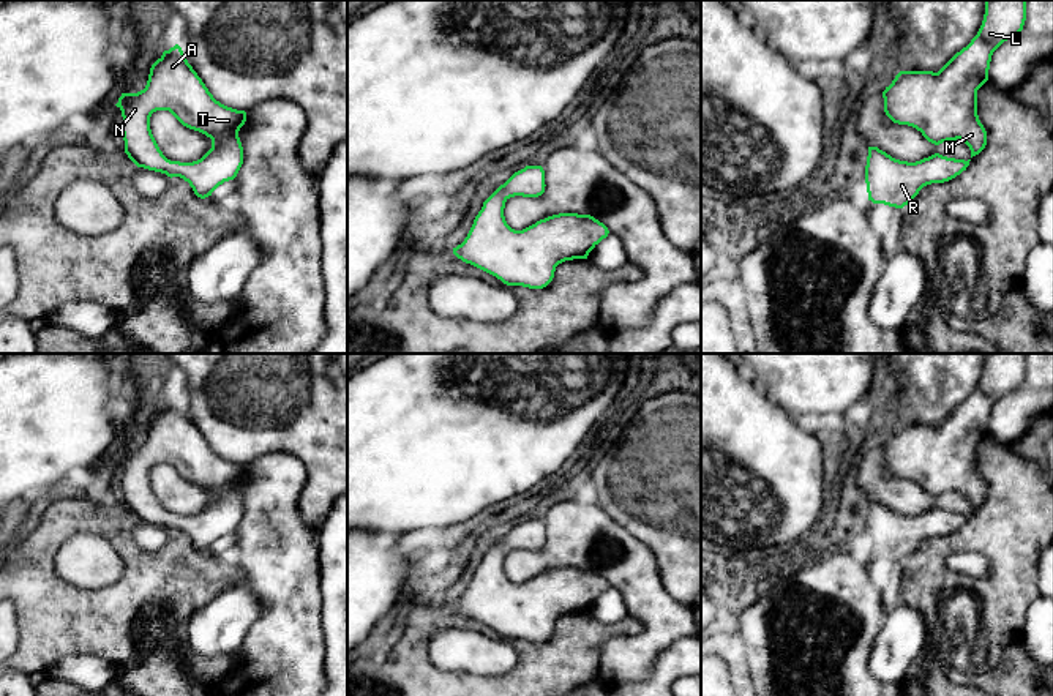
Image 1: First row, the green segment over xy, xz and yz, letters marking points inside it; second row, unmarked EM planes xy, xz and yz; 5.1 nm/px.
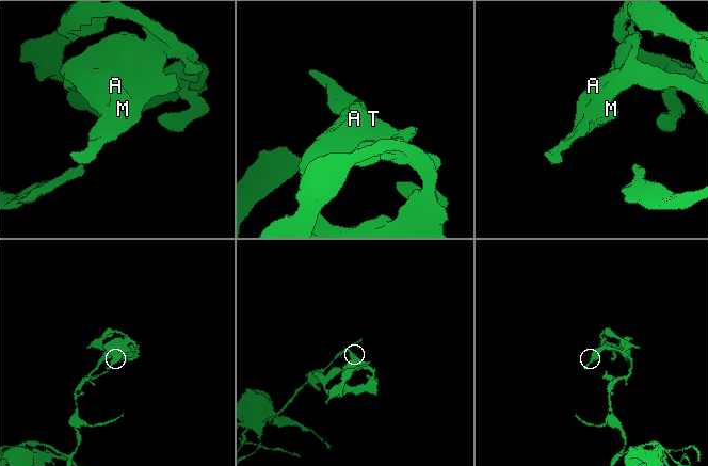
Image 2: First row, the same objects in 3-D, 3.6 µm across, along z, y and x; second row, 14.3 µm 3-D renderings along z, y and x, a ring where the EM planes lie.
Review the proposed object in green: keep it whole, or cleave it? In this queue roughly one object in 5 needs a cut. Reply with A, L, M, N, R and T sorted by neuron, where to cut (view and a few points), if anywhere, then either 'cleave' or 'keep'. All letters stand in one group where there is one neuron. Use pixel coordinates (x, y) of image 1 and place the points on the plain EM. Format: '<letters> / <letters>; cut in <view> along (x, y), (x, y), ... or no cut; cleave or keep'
A L M N R T; no cut; keep

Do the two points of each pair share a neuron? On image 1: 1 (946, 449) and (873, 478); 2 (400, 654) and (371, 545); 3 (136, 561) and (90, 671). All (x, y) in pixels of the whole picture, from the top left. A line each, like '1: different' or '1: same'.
1: same
2: different
3: different

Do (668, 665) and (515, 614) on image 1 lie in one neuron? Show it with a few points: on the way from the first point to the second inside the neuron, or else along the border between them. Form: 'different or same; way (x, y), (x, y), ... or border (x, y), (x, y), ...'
different; border (684, 636), (659, 655), (652, 671), (644, 679)

